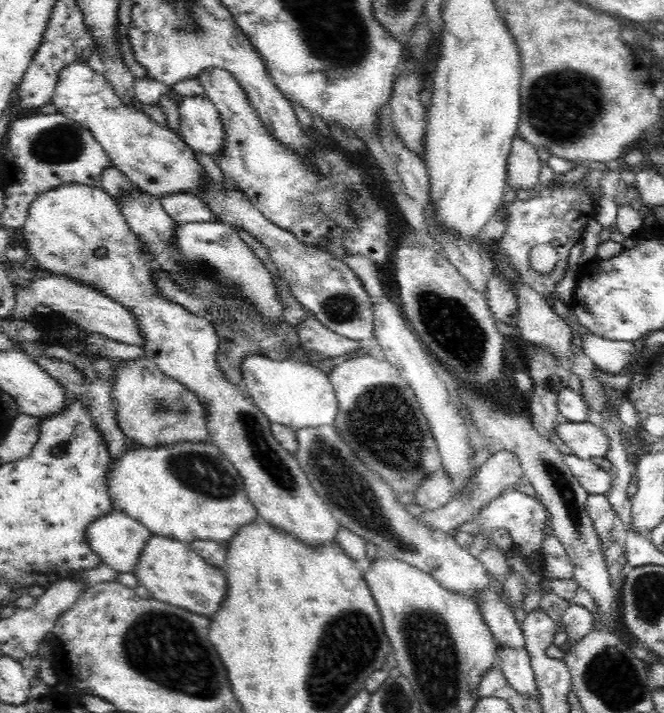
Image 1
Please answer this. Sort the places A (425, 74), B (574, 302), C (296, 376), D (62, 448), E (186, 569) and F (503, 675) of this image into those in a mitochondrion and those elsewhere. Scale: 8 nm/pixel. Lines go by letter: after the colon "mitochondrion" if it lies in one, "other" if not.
A: other
B: other
C: other
D: other
E: other
F: other

